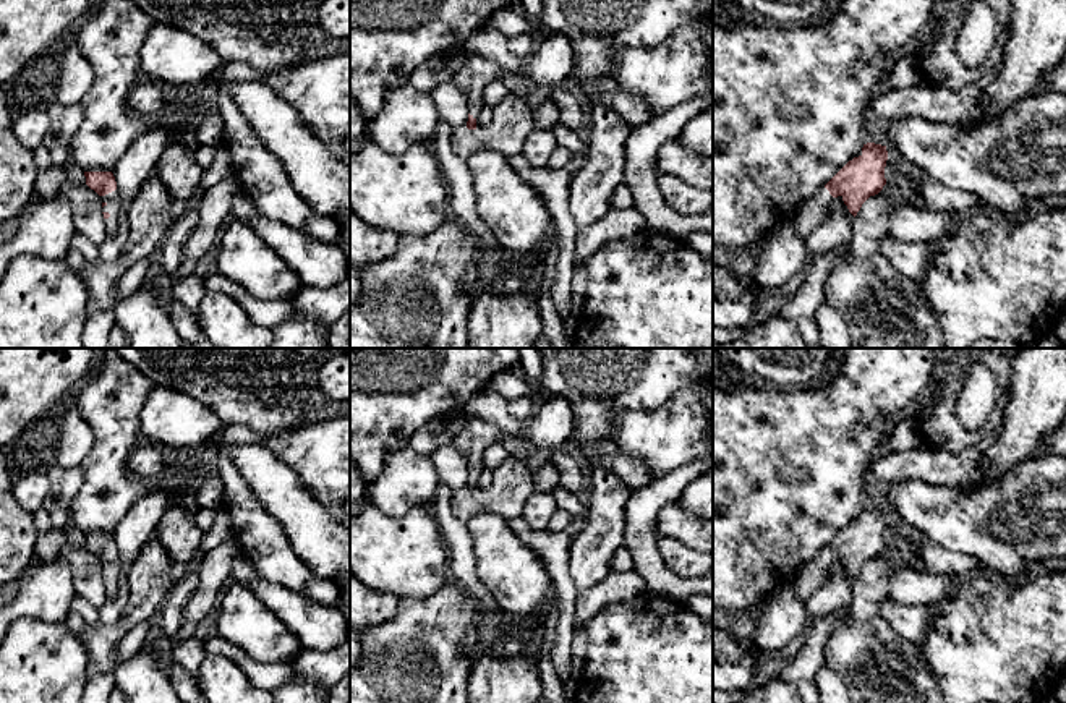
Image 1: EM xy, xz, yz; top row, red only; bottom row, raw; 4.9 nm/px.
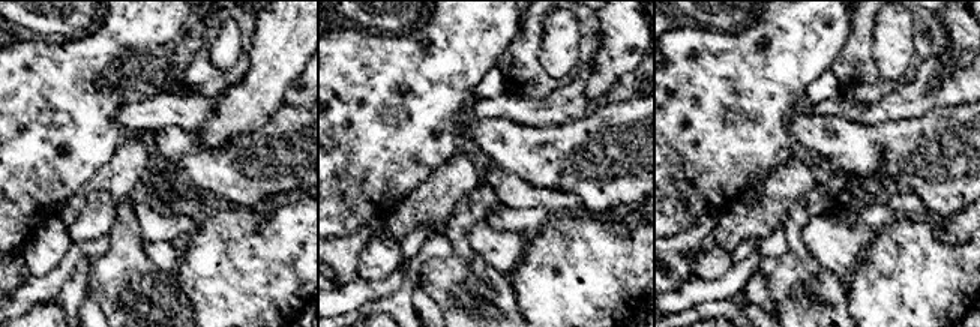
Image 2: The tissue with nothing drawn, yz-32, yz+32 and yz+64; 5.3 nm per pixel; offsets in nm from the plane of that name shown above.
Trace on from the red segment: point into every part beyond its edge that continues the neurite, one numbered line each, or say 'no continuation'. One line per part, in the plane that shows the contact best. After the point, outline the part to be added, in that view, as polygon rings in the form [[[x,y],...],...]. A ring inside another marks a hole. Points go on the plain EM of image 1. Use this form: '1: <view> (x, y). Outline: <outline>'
1: xy (112, 570). Outline: [[[112,554],[112,556],[105,557],[105,559],[100,559],[100,564],[105,567],[102,570],[102,575],[110,577],[109,582],[104,582],[107,598],[115,599],[117,593],[118,593],[118,573],[120,573],[120,562],[117,559],[117,554]]]

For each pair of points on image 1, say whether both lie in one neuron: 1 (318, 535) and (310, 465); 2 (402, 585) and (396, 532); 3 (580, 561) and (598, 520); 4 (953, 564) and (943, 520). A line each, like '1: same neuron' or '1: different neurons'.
1: different neurons
2: same neuron
3: same neuron
4: different neurons

